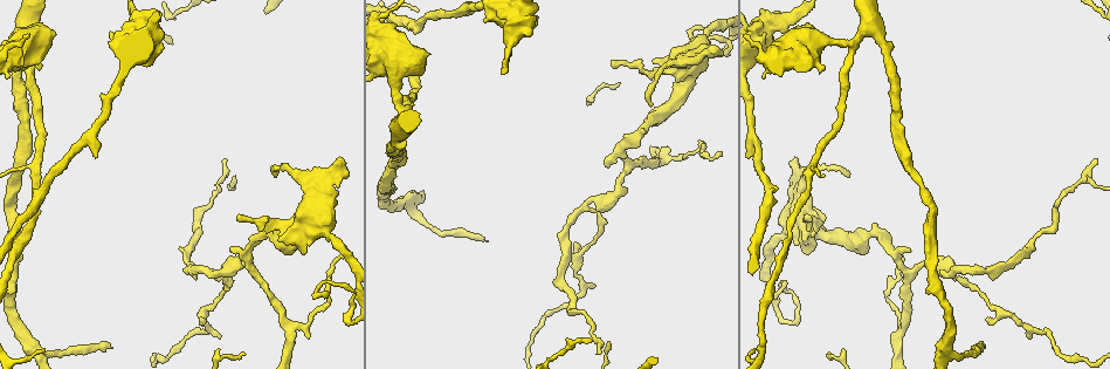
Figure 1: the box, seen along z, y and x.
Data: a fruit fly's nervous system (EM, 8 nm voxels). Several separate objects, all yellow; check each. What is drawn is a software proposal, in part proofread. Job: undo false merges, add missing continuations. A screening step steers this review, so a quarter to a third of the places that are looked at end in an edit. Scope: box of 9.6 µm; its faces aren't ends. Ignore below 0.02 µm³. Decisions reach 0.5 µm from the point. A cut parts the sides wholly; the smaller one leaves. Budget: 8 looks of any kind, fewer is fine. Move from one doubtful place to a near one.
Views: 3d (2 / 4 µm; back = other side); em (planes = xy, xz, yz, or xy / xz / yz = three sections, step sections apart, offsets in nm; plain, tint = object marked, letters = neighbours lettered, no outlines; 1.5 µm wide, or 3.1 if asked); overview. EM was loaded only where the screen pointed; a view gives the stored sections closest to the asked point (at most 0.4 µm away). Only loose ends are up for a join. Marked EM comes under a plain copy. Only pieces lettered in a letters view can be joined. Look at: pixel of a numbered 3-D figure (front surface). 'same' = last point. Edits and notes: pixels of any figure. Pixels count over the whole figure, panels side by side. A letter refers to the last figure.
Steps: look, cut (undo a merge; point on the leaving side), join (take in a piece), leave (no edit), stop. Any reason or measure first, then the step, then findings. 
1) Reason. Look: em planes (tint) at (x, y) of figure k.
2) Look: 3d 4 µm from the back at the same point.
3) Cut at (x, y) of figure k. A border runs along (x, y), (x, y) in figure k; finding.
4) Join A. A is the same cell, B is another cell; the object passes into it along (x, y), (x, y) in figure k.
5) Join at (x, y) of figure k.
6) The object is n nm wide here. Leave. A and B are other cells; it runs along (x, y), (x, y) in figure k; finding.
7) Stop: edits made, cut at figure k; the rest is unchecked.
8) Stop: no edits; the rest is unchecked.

Branch point. Look: 3d 4 µm at (627, 162) of figure 1.

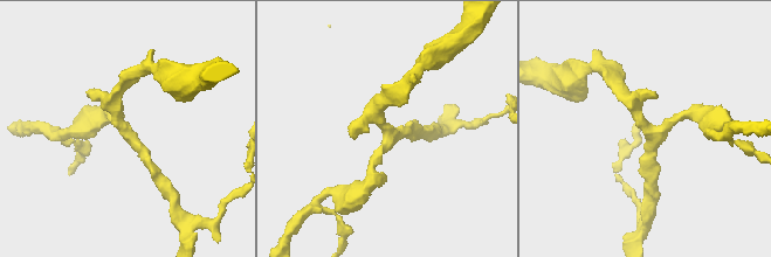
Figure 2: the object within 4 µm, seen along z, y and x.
Look: em planes (letters) at (124, 132) of figure 2.

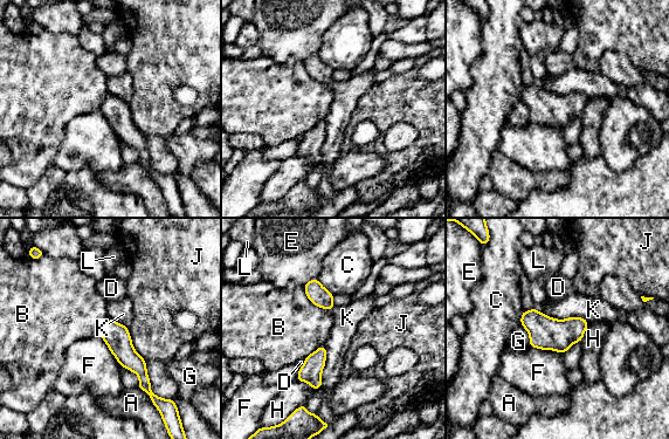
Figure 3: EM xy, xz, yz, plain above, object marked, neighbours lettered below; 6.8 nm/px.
Leave. A, B, C, D, E, F, G, H, J, K and L are other cells; a border runs along (530, 345), (564, 354) in figure 3; one cell here.

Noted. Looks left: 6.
Tapers out. Look: 3d 4 µm at (981, 348) of figure 1.

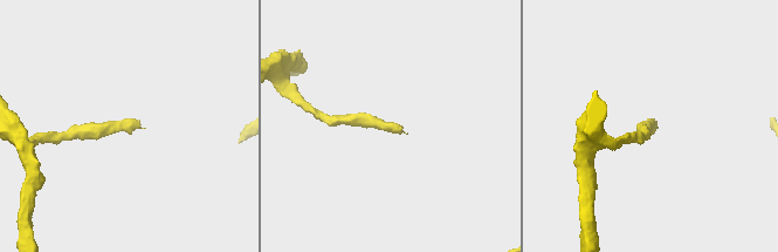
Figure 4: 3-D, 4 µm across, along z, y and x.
Need the tissue. Look: em xz step 4 (letters) at (139, 125) of figure 4.

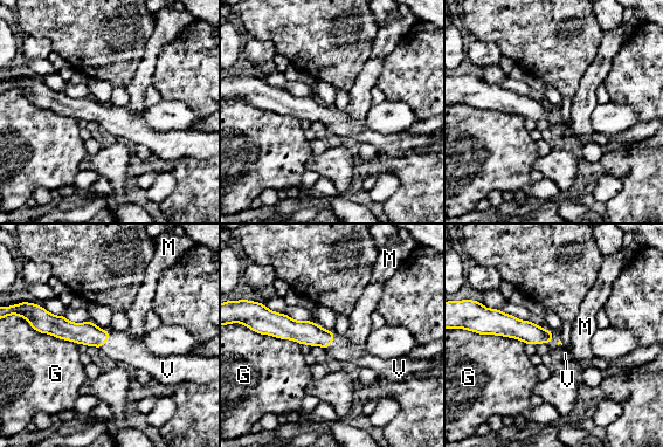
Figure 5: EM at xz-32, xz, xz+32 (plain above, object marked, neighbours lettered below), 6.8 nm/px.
Look: em planes (letters) at the same point.

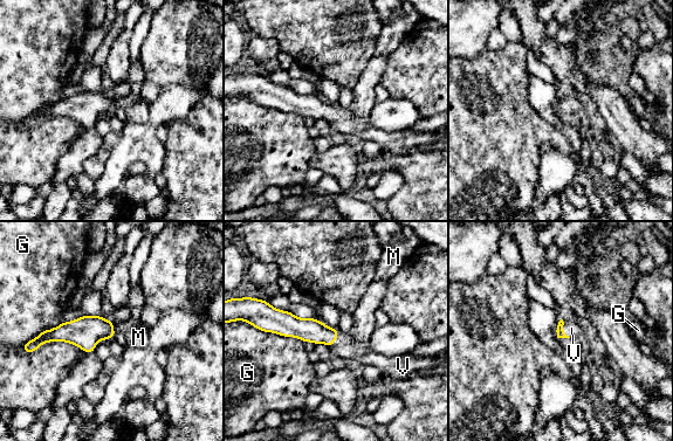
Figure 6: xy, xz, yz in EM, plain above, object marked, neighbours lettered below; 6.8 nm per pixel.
Join V. V is the same cell, G and M are other cells; the cell continues.

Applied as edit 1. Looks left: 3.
Three-way junction. Look: 3d 4 µm at (853, 44) of figure 1.

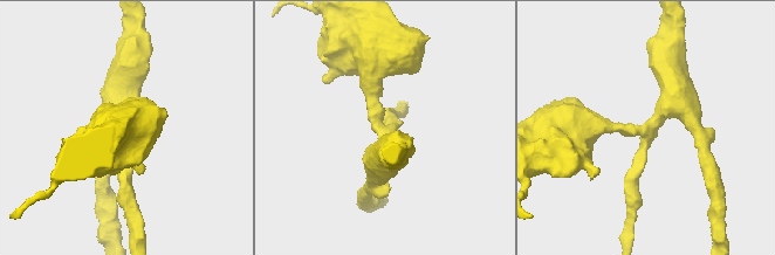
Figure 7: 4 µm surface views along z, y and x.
3 arms meet here; the arms are 200, 360, 440 nm wide. Look: em xy step 8 (tint) at (376, 130) of figure 7.

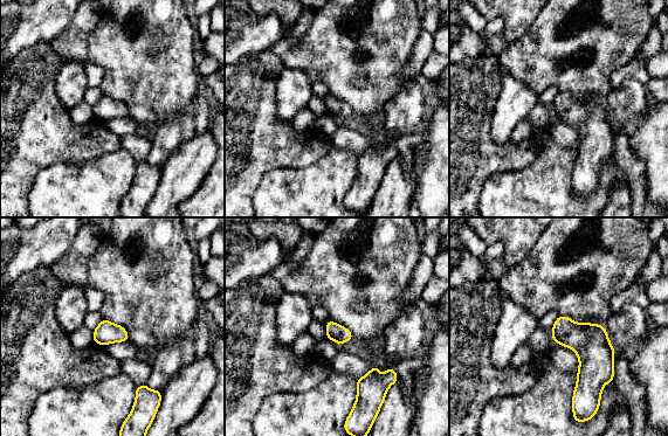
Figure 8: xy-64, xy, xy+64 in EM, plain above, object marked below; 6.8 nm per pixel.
Cut it another way. Look: em planes (letters) at the same point.

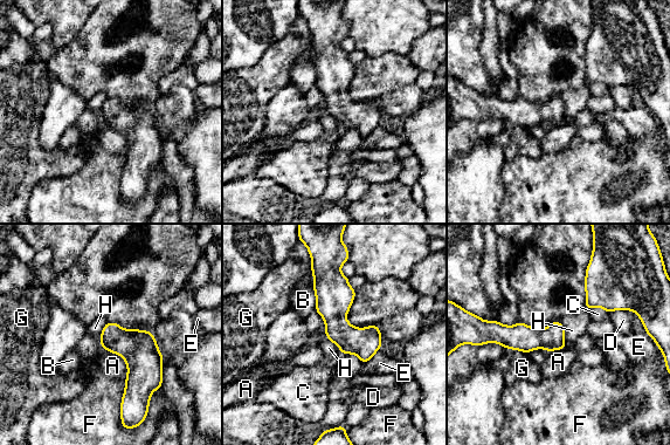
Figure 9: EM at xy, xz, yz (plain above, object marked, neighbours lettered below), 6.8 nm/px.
The object is 170 nm wide here. Leave. A, B, C, D, E, F, G and H are other cells; a border runs along (323, 329), (324, 334), (342, 353) in figure 9; one cell here.

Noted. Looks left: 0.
Stop: edits made, join at figure 6; the rest is unchecked.

